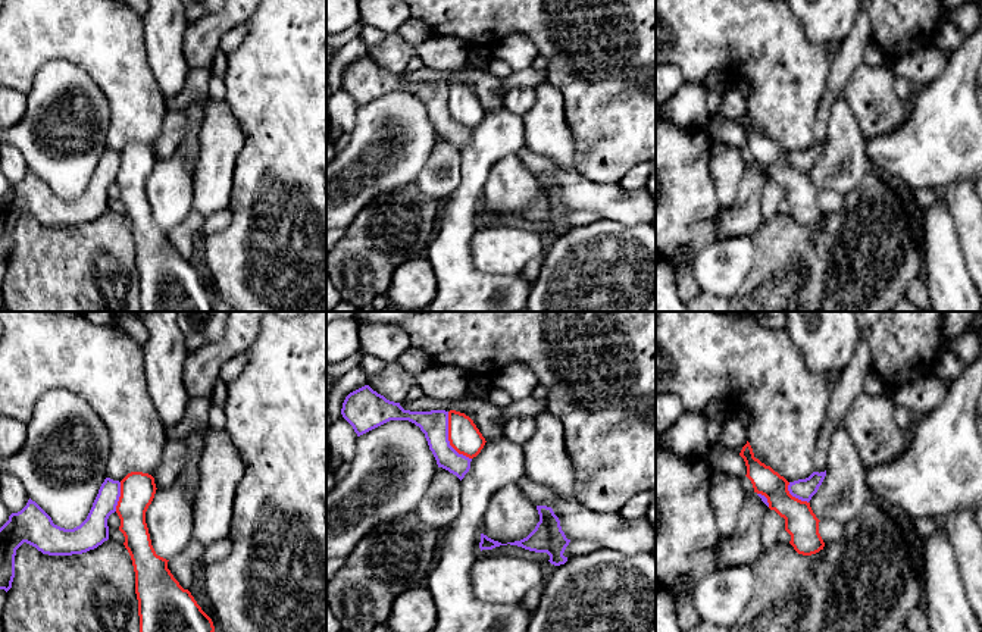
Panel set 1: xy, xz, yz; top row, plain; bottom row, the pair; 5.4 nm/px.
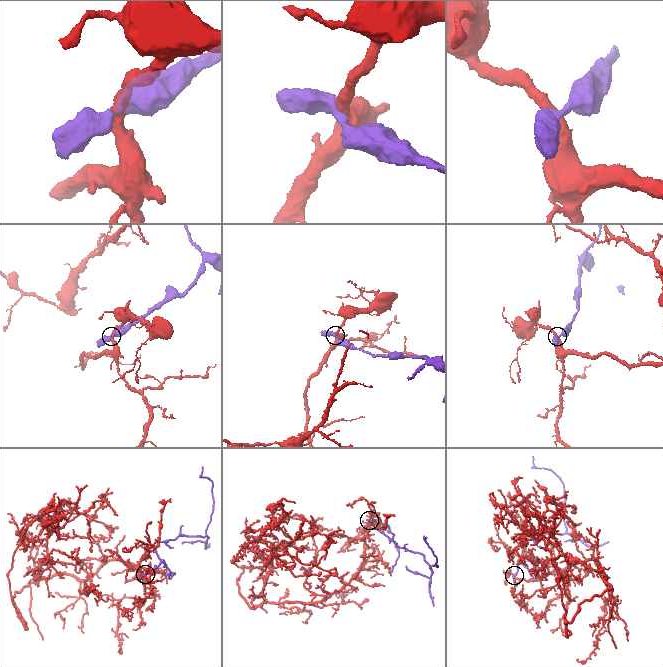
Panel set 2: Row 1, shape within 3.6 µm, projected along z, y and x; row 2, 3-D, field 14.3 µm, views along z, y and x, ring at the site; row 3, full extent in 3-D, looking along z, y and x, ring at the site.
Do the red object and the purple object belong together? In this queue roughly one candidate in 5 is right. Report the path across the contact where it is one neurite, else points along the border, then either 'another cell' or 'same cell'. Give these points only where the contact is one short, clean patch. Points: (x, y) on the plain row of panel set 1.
along xz (447, 83), (447, 110), (459, 124), (471, 130) | another cell

